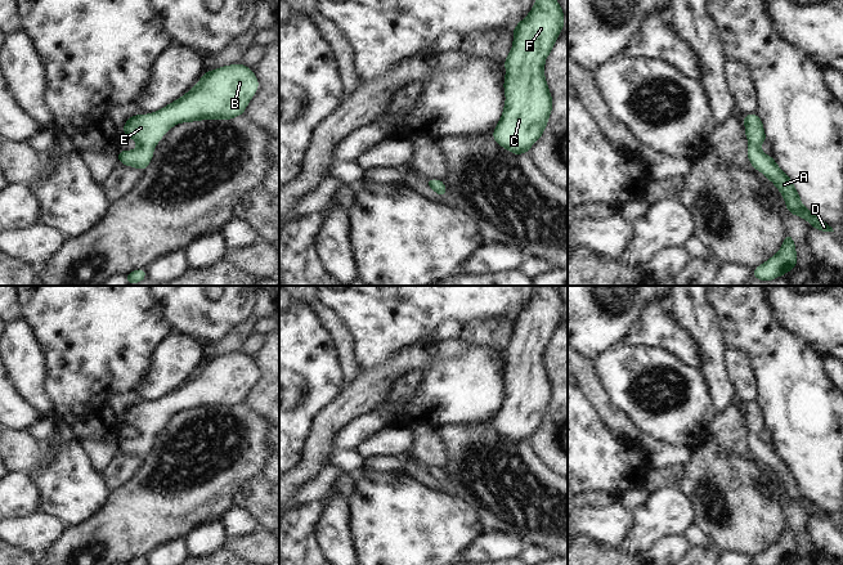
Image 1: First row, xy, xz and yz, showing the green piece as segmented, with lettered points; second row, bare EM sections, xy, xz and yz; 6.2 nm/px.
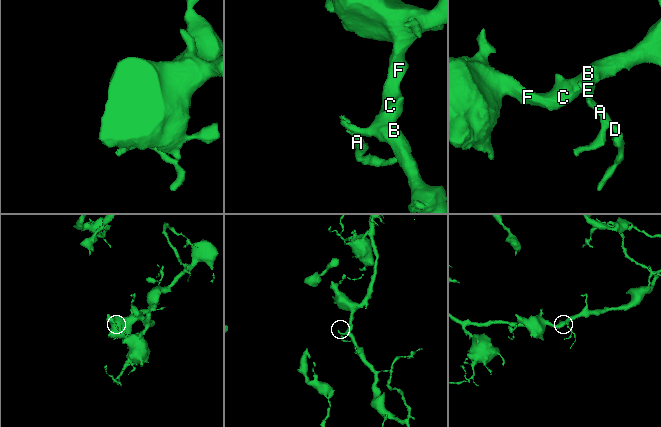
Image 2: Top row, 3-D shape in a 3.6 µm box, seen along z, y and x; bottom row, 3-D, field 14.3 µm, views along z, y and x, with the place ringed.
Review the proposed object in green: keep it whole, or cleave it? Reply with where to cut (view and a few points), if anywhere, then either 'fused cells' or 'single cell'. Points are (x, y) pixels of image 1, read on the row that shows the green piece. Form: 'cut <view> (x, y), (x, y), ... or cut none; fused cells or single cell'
cut none; single cell

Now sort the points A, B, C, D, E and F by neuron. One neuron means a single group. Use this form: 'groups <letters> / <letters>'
groups A B C D E F

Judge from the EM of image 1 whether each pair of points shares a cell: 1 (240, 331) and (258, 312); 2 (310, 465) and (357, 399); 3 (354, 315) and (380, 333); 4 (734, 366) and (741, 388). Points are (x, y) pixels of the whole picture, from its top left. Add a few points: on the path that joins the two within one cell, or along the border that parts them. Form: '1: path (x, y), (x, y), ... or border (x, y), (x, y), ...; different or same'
1: border (250, 314), (256, 319); different
2: path (317, 448), (321, 435), (340, 416); same
3: path (361, 315), (373, 327); same
4: path (739, 371), (741, 382); same

